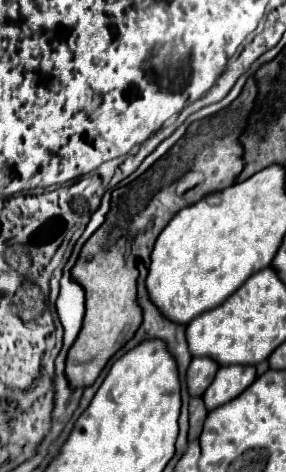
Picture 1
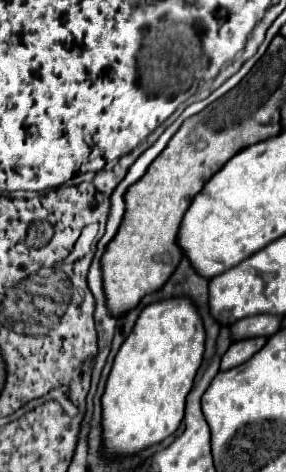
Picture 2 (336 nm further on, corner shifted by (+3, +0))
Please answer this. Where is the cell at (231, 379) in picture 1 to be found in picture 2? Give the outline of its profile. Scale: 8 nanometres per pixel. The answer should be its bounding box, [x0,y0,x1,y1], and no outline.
[221,338,267,372]

